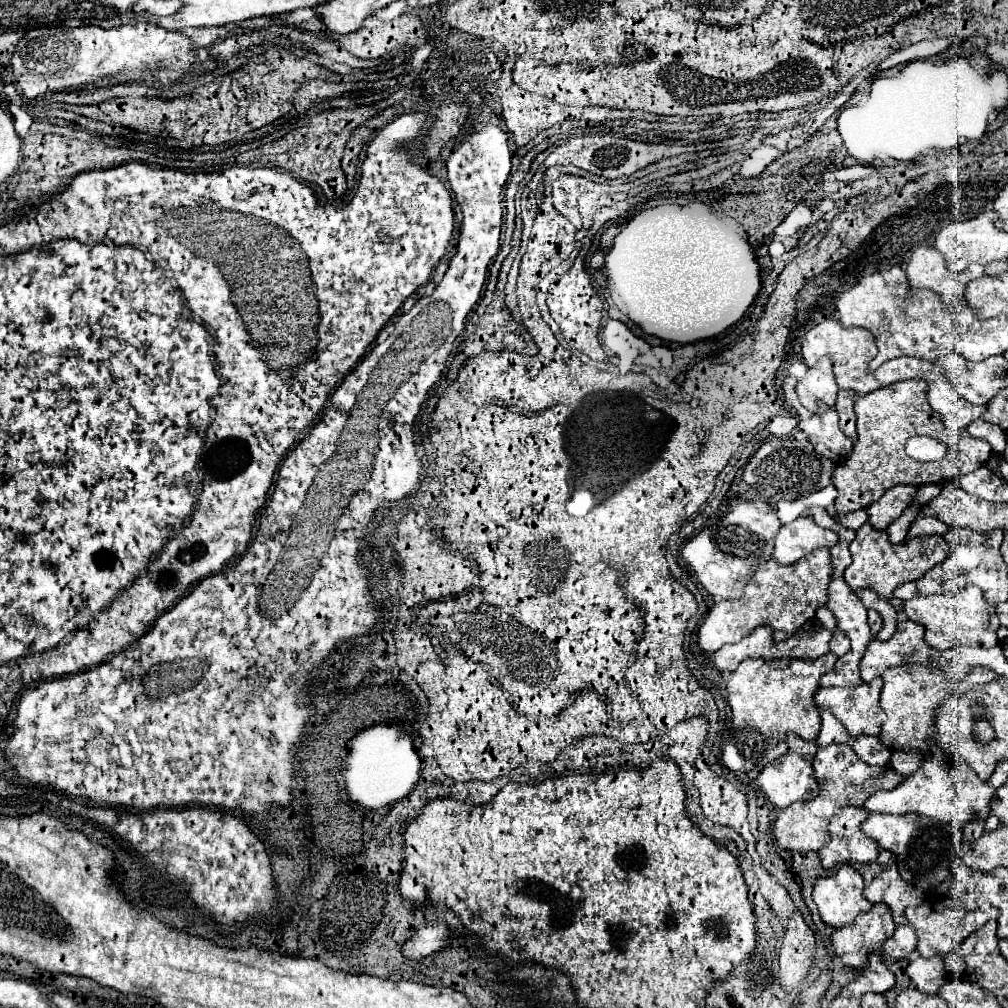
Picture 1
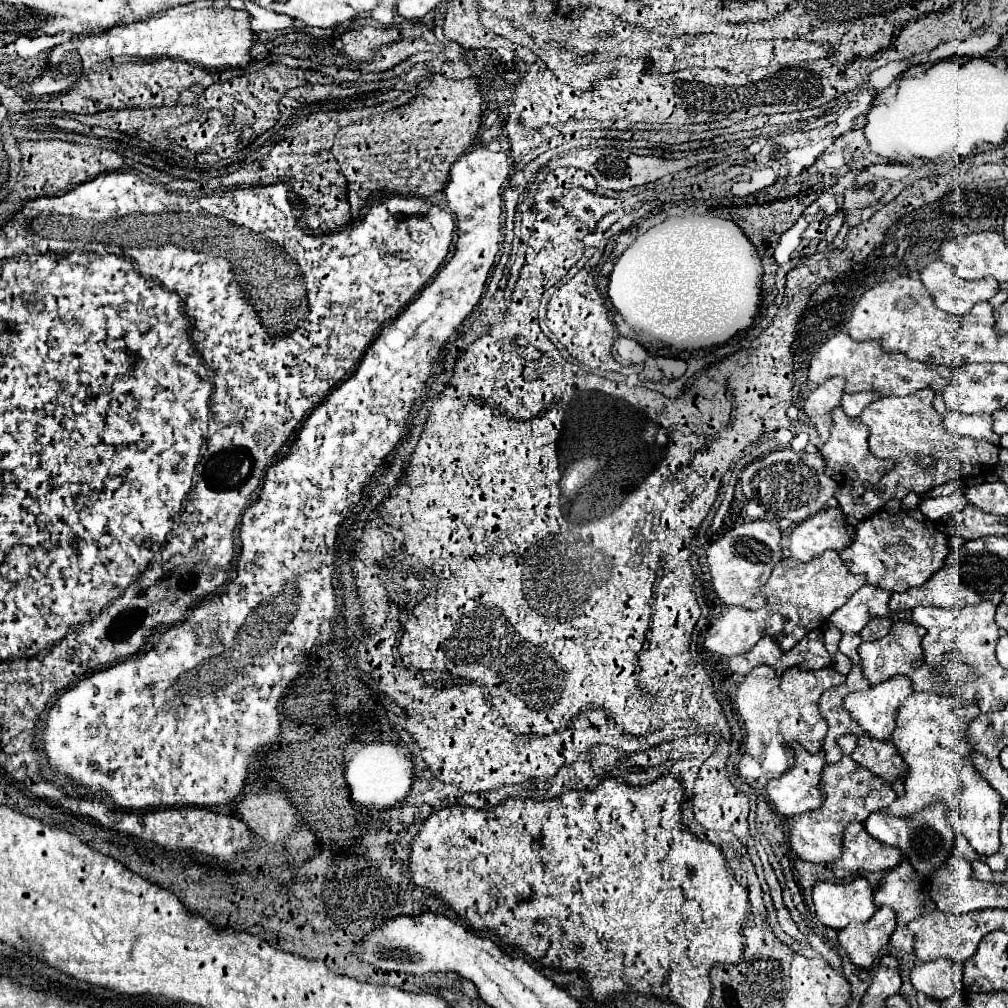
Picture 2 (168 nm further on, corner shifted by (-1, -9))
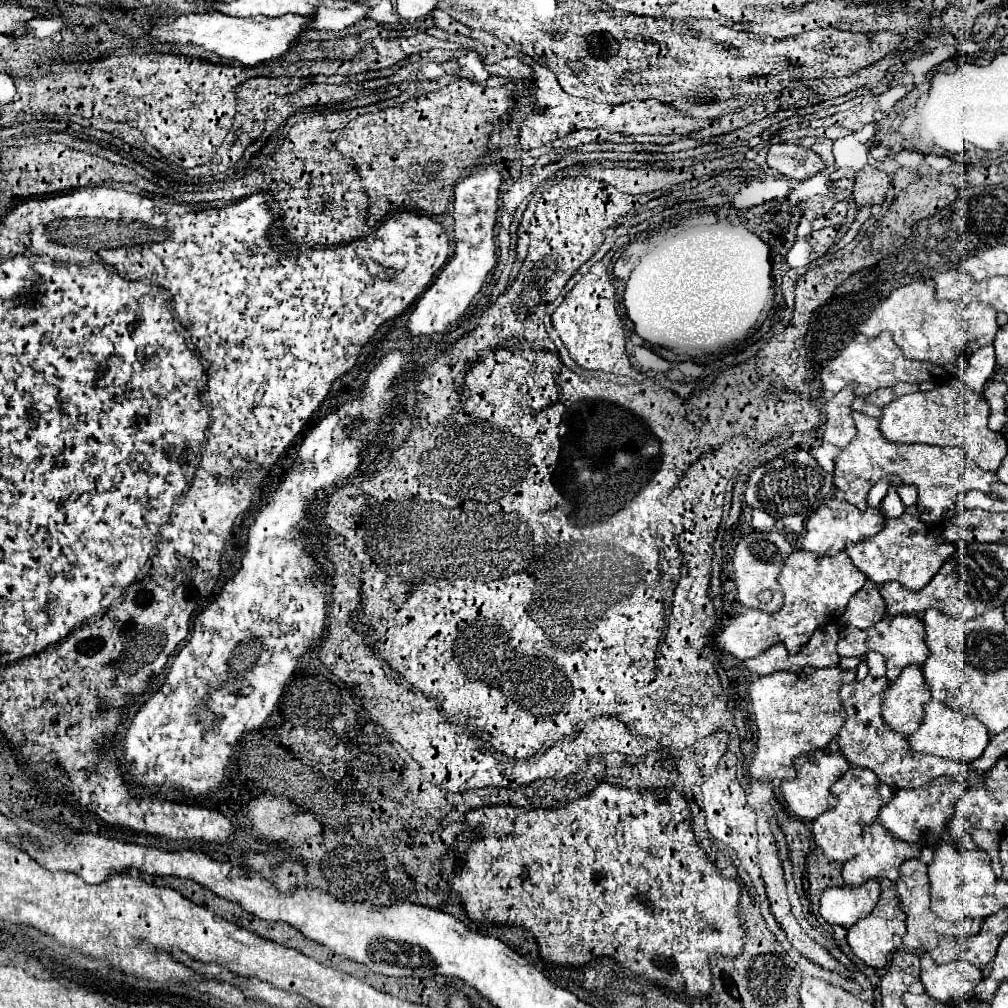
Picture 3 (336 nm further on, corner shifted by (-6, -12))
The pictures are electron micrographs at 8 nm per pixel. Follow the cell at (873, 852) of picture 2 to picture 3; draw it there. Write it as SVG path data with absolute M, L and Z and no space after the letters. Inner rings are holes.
M874 821L872 825L866 827L862 839L864 839L864 847L860 849L860 853L852 861L844 863L844 869L842 869L844 881L848 885L852 885L852 887L862 885L866 879L890 879L890 881L896 881L898 875L900 875L898 867L902 865L902 861L920 855L920 845L914 845L914 843L908 845L906 841L894 839L878 821Z

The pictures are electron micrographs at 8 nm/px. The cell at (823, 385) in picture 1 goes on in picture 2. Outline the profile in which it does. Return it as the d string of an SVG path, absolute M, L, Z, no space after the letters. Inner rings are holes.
M829 378L825 384L817 386L809 398L805 400L805 414L811 418L815 424L819 438L825 442L831 434L831 410L841 406L841 396L845 388L845 378Z

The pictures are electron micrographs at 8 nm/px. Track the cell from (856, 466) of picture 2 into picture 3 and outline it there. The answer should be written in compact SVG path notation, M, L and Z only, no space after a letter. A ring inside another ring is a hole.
M852 413L856 421L856 437L848 447L840 451L834 459L834 485L842 491L842 499L864 511L868 507L868 491L886 475L898 475L904 483L912 483L918 489L918 513L926 523L942 523L954 517L956 505L962 495L970 489L980 489L986 495L992 495L990 483L998 481L996 473L982 471L974 461L968 461L962 449L958 447L932 447L932 445L896 445L884 441L878 429L878 419Z

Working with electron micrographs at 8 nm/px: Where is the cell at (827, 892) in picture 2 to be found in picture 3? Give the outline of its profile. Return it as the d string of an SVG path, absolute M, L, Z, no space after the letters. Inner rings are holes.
M868 879L860 887L828 887L820 895L820 915L826 923L848 929L872 913L880 893L882 887L876 879Z

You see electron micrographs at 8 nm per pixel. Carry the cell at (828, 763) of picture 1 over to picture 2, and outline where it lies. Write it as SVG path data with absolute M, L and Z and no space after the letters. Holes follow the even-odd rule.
M843 756L839 762L829 764L823 770L821 790L825 794L825 804L819 810L805 812L791 820L789 842L793 852L807 862L835 862L841 856L843 848L843 830L849 822L865 822L867 816L875 810L889 806L897 796L893 788L883 782L883 778L871 774L867 768L853 762L851 756Z

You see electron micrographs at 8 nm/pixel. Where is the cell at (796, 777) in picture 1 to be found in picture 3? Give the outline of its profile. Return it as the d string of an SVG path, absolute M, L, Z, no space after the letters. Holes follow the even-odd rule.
M836 739L824 749L818 749L818 751L812 751L808 755L796 757L794 765L796 765L798 775L792 781L784 781L782 787L780 787L782 797L786 801L786 809L788 809L790 815L796 815L796 817L800 817L804 821L814 821L818 815L822 815L824 811L828 811L828 809L832 809L836 805L836 799L830 793L830 787L844 775L844 771L850 769L850 765L840 755Z

